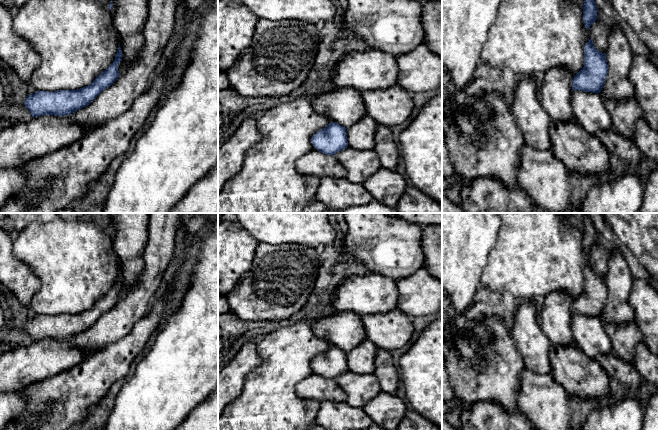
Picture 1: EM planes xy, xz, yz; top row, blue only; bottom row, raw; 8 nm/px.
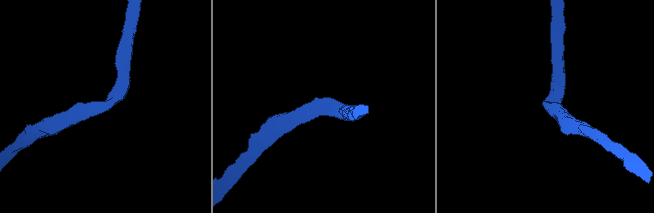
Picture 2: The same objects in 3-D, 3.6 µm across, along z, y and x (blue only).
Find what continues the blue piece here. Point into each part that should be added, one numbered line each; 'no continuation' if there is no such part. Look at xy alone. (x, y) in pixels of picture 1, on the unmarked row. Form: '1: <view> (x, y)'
no continuation

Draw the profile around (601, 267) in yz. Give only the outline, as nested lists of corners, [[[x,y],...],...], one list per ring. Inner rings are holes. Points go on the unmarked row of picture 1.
[[[600,246],[600,249],[598,251],[597,263],[596,264],[593,263],[594,271],[602,277],[606,277],[607,275],[610,254],[611,254],[610,249],[607,249],[604,246]]]

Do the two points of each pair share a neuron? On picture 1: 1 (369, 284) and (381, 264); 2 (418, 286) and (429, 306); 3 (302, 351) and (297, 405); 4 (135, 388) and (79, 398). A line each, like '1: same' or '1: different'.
1: different
2: same
3: same
4: different

